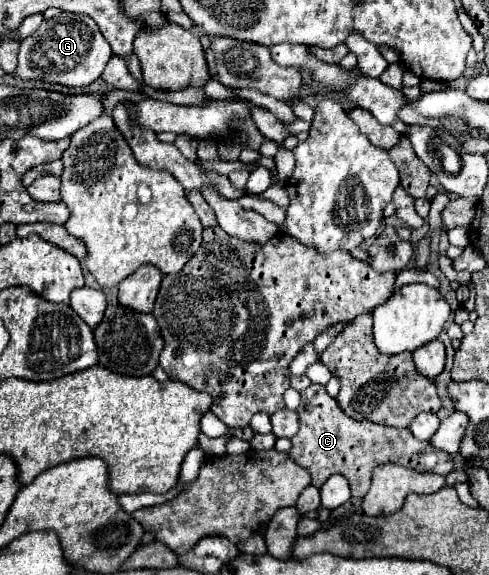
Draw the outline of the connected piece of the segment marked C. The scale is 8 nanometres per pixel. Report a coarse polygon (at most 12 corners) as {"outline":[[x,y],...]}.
{"outline":[[325,386],[301,392],[289,456],[321,488],[363,498],[379,464],[447,476],[453,458],[409,428],[357,422]]}

